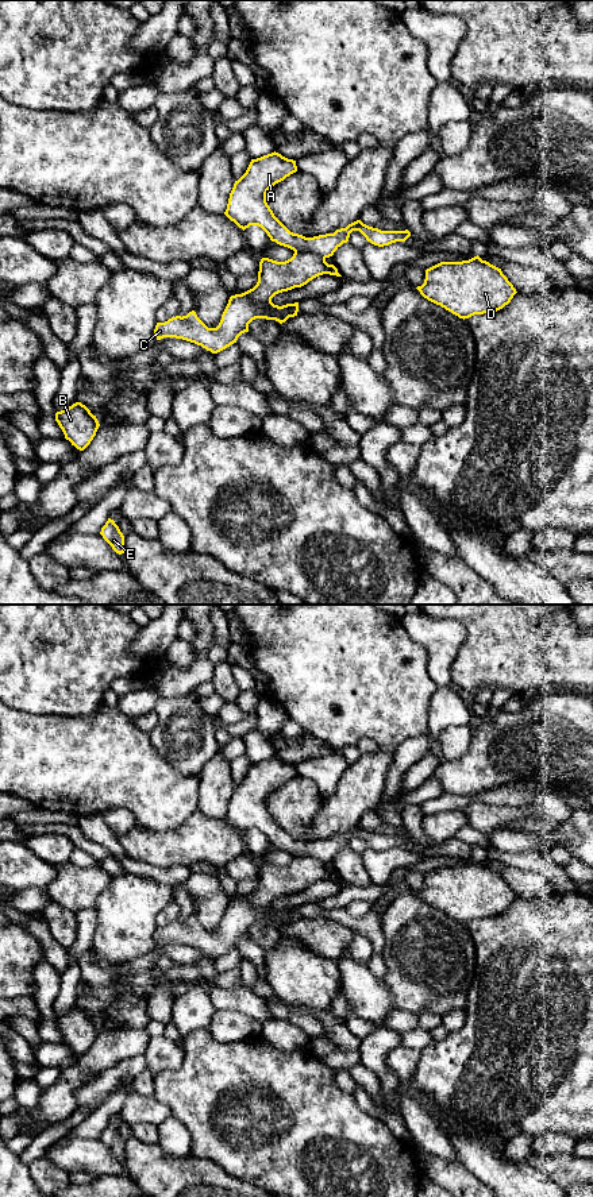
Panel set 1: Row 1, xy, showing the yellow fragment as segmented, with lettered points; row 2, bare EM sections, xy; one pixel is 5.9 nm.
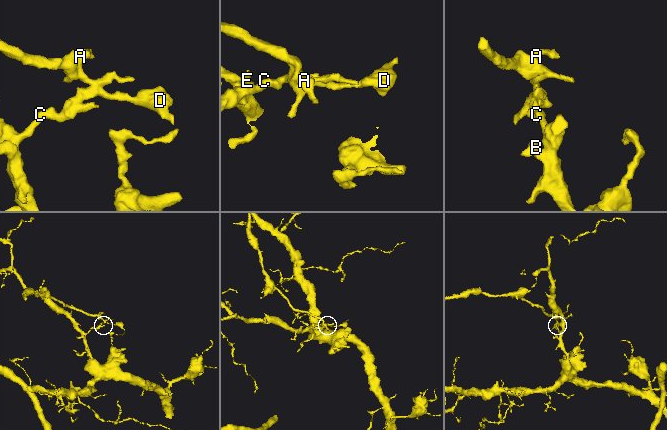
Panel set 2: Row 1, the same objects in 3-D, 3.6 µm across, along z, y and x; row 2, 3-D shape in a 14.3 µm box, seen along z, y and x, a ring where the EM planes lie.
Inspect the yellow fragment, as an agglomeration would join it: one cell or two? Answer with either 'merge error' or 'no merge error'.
merge error

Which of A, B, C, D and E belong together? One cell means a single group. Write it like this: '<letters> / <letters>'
A / B C D E

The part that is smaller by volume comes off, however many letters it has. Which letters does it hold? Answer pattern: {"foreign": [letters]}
{"foreign": ["A"]}

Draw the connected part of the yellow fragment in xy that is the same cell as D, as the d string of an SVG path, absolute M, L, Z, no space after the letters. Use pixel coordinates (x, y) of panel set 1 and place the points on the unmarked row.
M478 860L427 873L424 888L416 893L428 906L463 924L500 915L517 897L501 873Z

